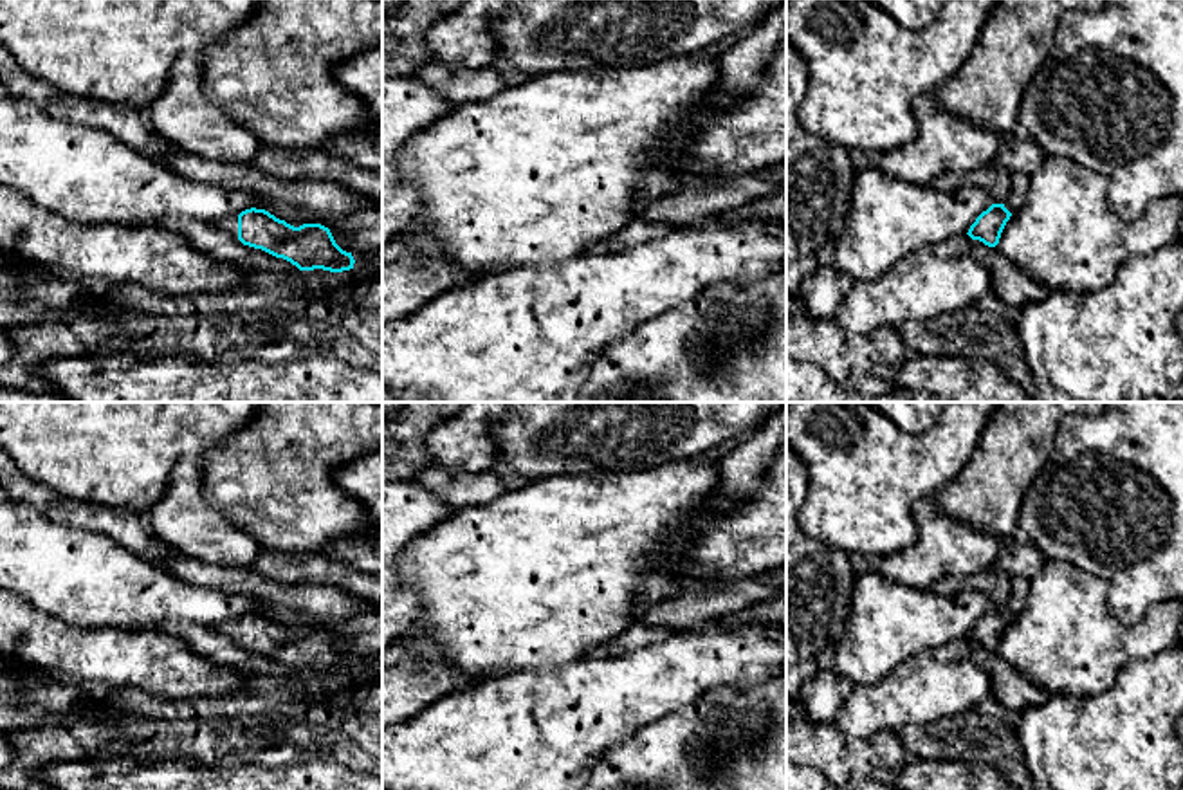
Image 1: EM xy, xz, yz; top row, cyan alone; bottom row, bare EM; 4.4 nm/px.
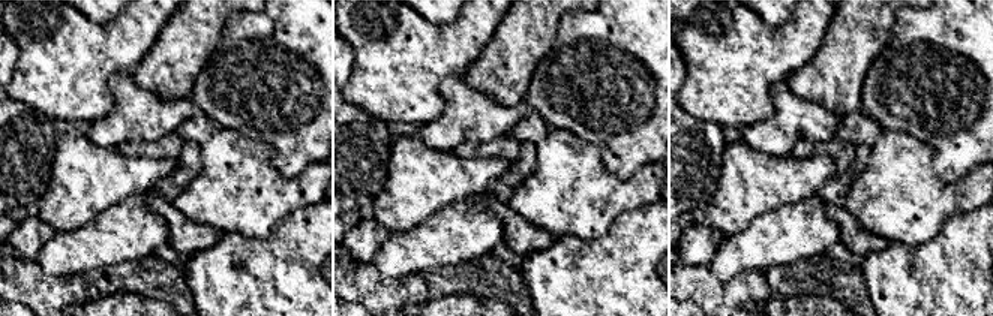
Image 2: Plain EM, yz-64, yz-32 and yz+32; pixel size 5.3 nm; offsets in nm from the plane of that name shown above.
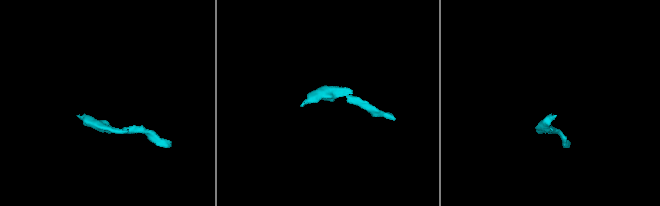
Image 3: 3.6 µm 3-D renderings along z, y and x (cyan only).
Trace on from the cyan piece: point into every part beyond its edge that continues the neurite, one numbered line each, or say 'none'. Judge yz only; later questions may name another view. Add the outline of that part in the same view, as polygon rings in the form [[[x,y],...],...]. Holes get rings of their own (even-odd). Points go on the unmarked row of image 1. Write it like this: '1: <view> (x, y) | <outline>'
1: yz (1019, 585) | [[[1021,575],[1012,577],[1012,595],[1004,604],[1004,611],[1012,619],[1017,617],[1024,610],[1028,595],[1030,595],[1030,579],[1024,579]]]

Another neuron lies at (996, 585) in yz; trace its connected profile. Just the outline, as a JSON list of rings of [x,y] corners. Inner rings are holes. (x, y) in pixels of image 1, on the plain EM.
[[[986,568],[968,577],[941,575],[932,584],[932,590],[941,595],[954,595],[963,590],[976,590],[990,599],[992,608],[1004,608],[1012,595],[1012,577],[994,568]]]

